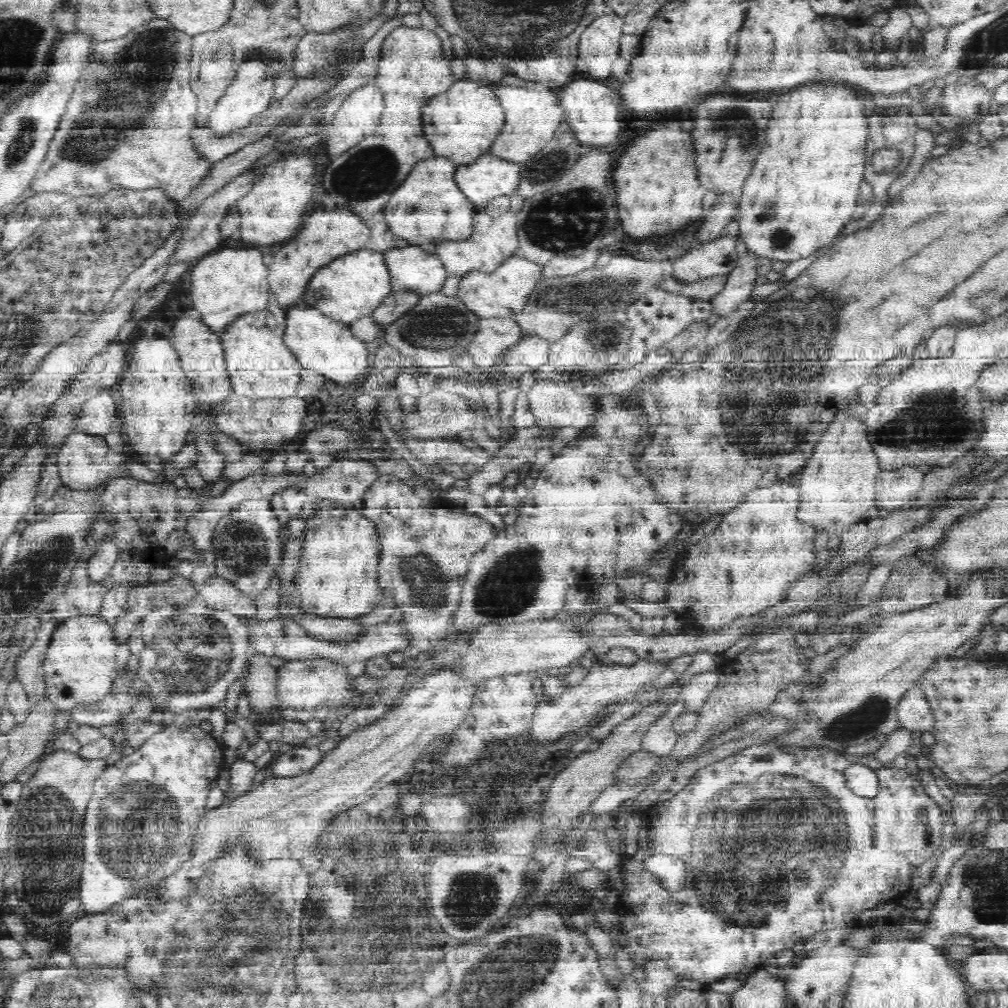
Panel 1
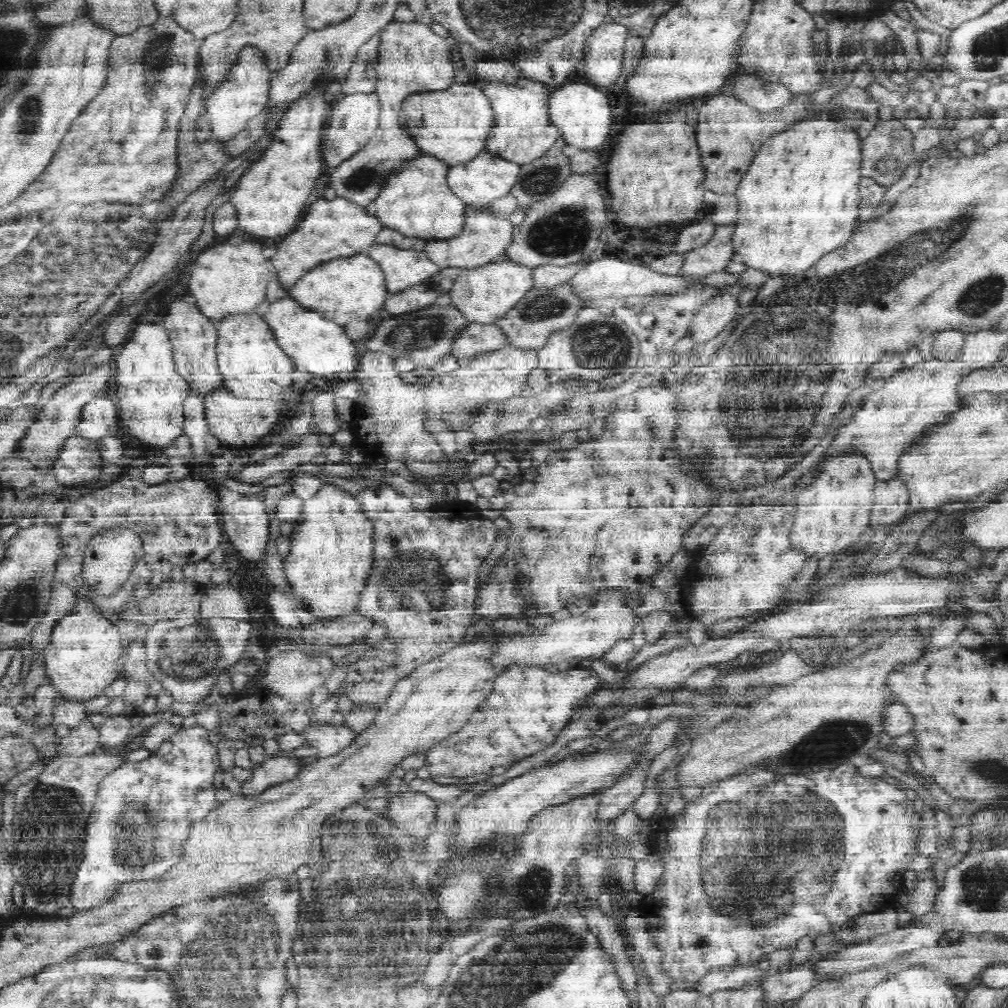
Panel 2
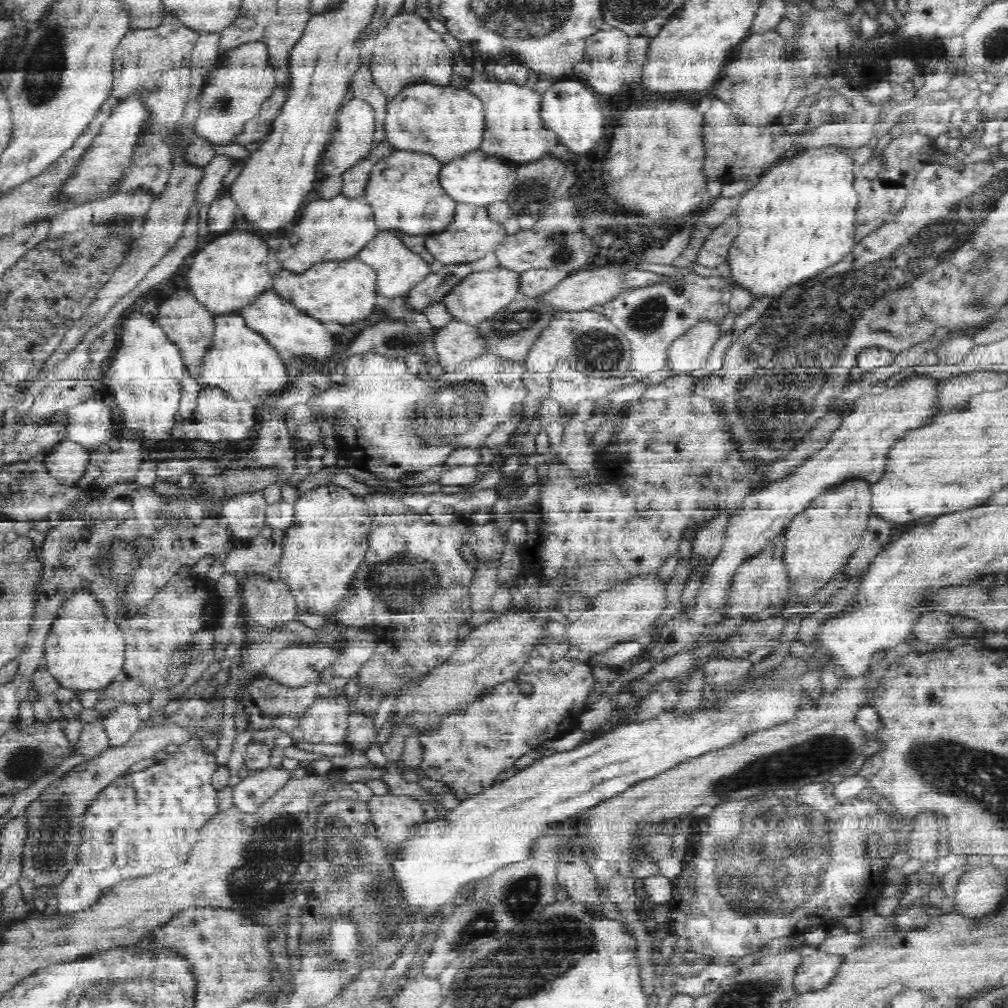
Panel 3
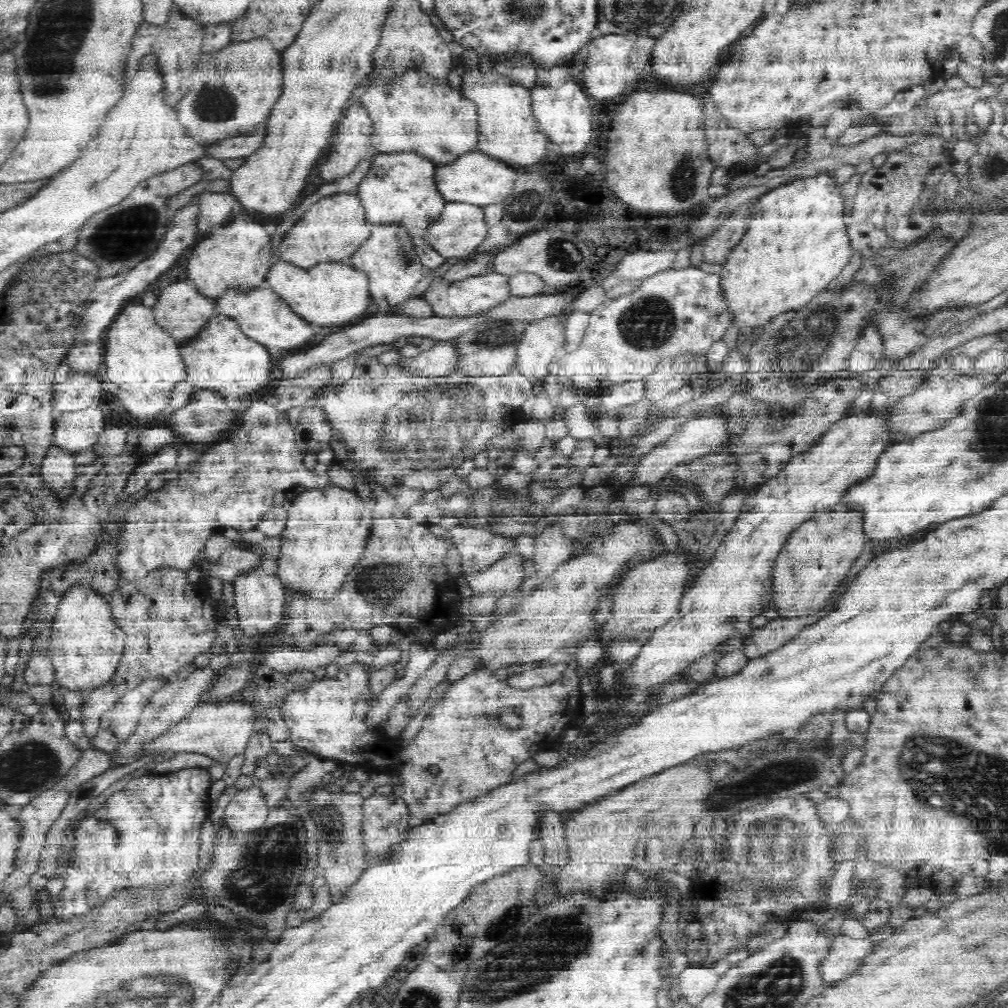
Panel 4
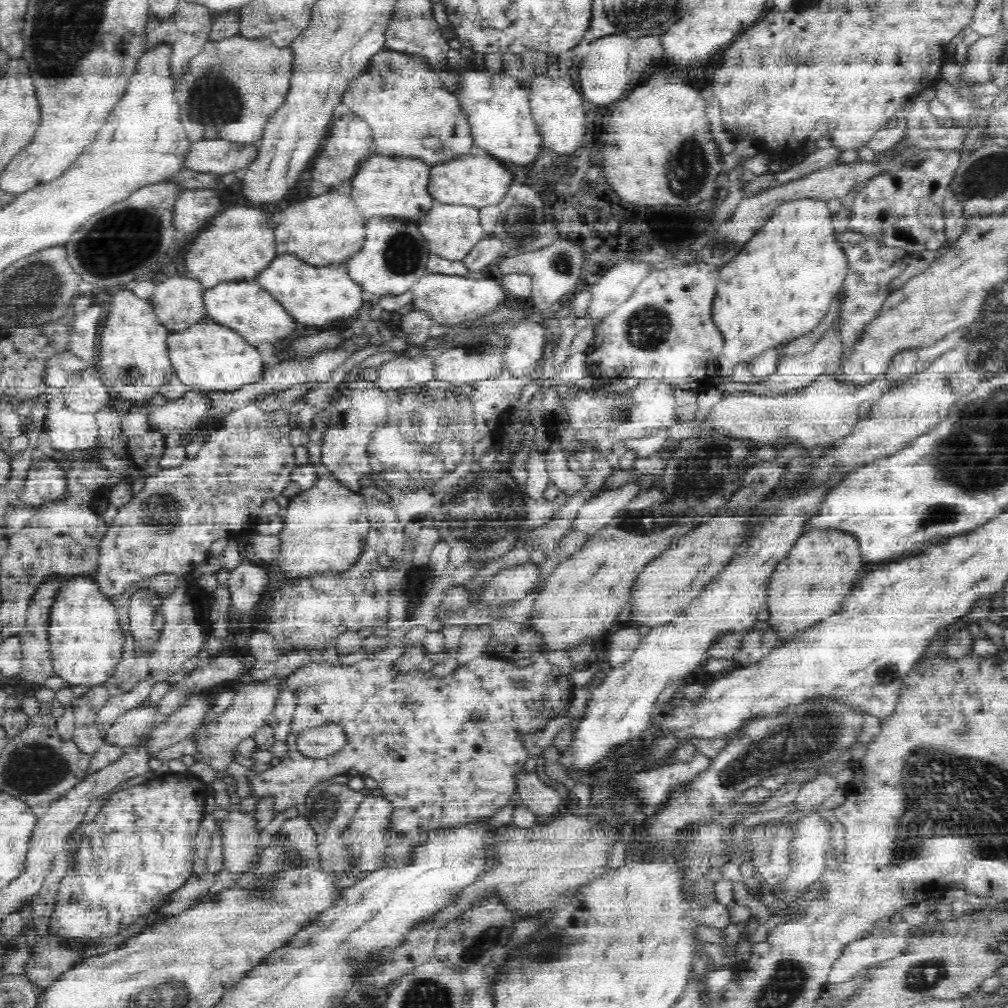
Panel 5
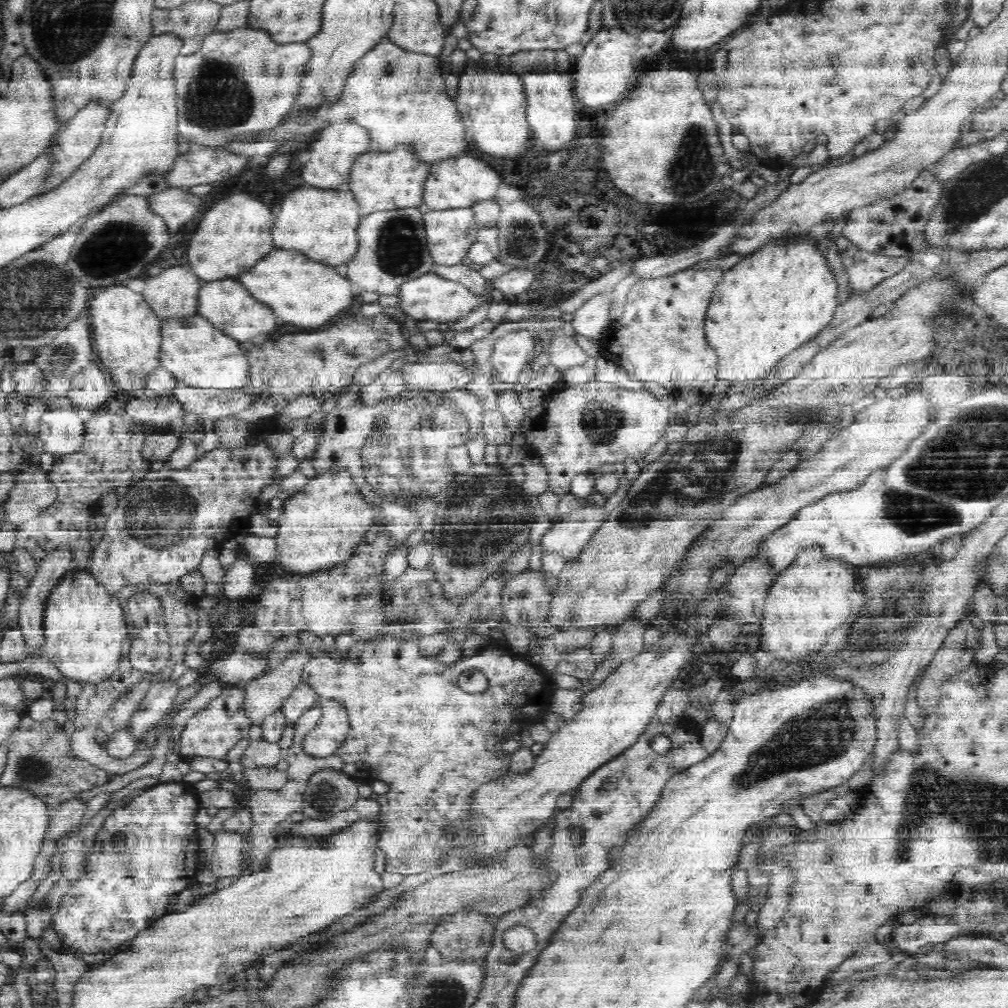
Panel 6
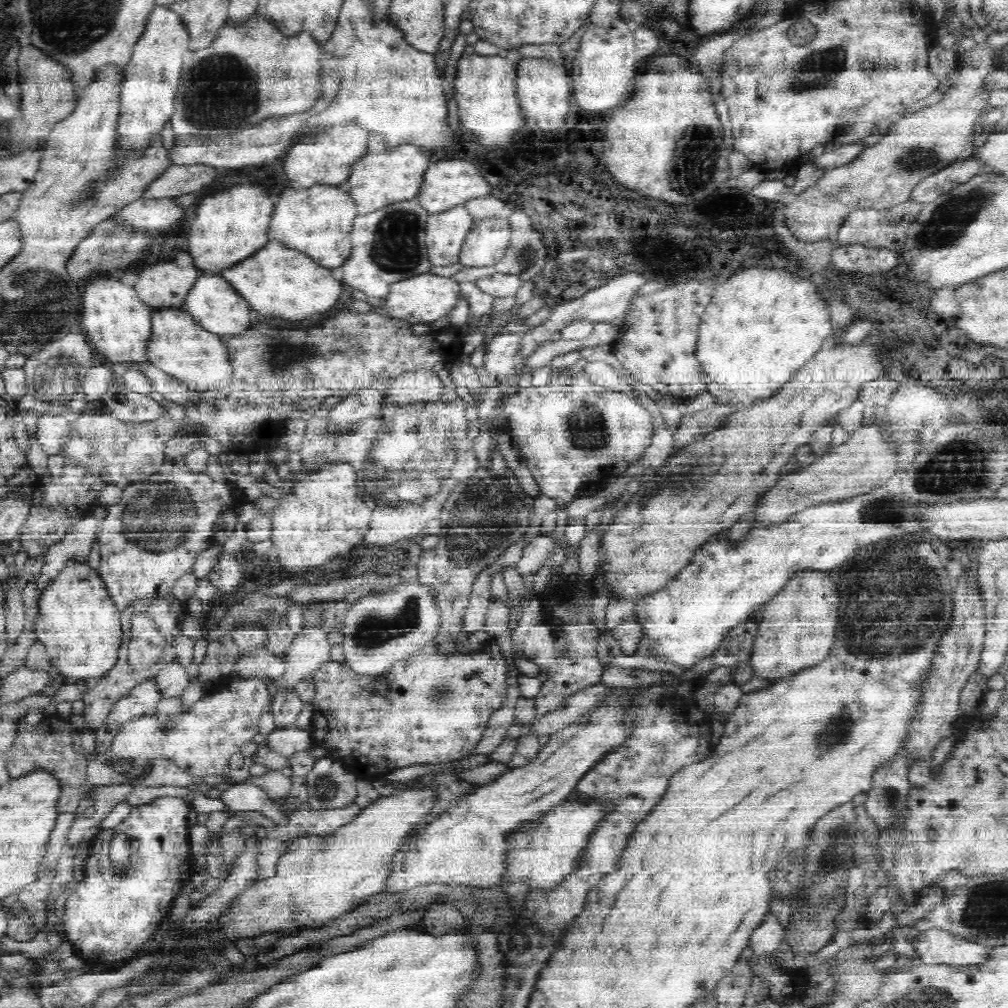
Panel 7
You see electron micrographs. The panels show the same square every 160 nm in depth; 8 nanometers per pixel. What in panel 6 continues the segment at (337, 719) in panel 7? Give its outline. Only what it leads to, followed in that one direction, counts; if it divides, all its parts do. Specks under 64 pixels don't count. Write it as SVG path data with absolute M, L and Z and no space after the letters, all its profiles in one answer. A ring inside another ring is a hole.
M376 638L375 640L366 640L364 642L358 641L355 645L352 645L345 654L345 661L342 663L337 662L331 657L322 655L311 656L306 664L302 666L302 674L300 678L304 683L311 686L322 699L328 699L330 701L336 701L346 709L349 716L350 734L346 738L346 742L332 755L326 758L312 757L302 749L300 749L301 739L310 732L314 726L318 724L320 719L320 708L316 704L310 707L302 716L295 722L294 729L294 743L286 750L285 758L288 761L288 769L284 772L286 775L286 784L280 786L280 788L249 788L250 796L248 796L248 807L251 810L253 818L252 828L248 831L247 840L251 844L249 858L251 858L251 868L253 871L258 871L265 867L266 858L270 854L271 850L274 850L274 846L277 845L277 838L282 833L281 824L292 814L292 812L302 811L303 807L303 794L308 786L310 777L313 774L320 773L325 770L333 770L345 775L348 775L355 782L360 784L361 782L371 782L374 780L382 780L388 791L385 794L381 794L377 798L377 801L381 804L381 813L378 820L378 835L377 846L386 854L385 856L385 870L388 872L397 872L398 874L420 874L420 872L428 872L432 868L436 868L442 864L446 858L446 852L450 848L458 847L461 840L461 830L470 829L476 825L477 822L477 794L480 788L485 788L486 785L490 785L493 781L501 779L502 781L508 776L508 766L510 764L510 756L505 755L502 752L501 746L506 739L506 734L510 730L512 724L516 722L522 726L530 727L533 723L544 722L544 716L551 712L550 697L554 692L554 685L552 683L552 677L539 665L535 665L528 662L525 657L516 656L506 648L493 648L483 651L478 654L474 653L472 656L464 657L455 663L444 665L435 661L433 657L422 657L418 653L418 647L416 647L416 640L401 640L400 638ZM466 670L480 670L488 680L487 689L483 692L468 693L462 690L458 686L458 678L462 676L462 672Z

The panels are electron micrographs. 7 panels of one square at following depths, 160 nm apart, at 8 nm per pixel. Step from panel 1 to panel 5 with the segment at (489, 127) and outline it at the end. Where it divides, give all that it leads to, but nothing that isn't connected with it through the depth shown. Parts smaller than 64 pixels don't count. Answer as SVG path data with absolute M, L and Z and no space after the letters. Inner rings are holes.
M384 48L373 58L369 69L349 86L343 103L353 114L362 116L370 124L374 138L373 148L376 148L375 151L380 156L416 156L433 166L450 160L450 156L470 154L470 150L474 148L471 124L466 120L464 112L458 108L458 104L462 104L461 100L458 99L458 95L443 86L439 73L432 70L422 58L395 53Z

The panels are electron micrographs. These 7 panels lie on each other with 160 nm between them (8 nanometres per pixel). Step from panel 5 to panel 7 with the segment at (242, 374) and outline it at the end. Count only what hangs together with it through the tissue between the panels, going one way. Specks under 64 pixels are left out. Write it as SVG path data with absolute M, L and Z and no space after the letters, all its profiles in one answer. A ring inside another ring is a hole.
M162 309L153 313L153 340L149 360L163 373L171 374L192 390L209 391L227 387L234 378L230 353L222 338L206 330L184 309Z

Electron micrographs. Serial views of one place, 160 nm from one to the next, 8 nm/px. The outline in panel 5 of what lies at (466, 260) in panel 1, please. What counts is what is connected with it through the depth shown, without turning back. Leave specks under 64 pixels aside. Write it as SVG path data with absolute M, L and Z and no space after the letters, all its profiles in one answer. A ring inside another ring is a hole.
M434 203L433 209L424 220L417 223L420 234L426 239L429 252L450 260L462 260L482 239L488 236L480 222L481 209L475 206Z

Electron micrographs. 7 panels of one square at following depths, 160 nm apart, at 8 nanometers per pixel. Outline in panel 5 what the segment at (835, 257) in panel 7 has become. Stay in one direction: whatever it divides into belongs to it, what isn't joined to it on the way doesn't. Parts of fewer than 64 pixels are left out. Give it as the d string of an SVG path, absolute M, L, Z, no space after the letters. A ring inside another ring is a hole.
M848 228L839 234L841 245L849 258L849 266L842 286L842 293L845 294L840 310L840 325L842 333L842 358L848 360L856 350L860 341L865 335L865 328L878 318L886 300L896 290L892 290L892 282L904 272L912 258L908 250L896 246L888 246L883 240L868 236Z

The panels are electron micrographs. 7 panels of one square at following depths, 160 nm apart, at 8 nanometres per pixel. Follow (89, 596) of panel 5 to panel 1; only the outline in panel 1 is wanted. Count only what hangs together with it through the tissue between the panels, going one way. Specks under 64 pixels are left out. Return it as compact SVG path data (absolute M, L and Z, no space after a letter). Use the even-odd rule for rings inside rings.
M97 614L72 617L60 624L42 663L47 699L58 712L93 705L111 692L119 672L116 648L112 628Z

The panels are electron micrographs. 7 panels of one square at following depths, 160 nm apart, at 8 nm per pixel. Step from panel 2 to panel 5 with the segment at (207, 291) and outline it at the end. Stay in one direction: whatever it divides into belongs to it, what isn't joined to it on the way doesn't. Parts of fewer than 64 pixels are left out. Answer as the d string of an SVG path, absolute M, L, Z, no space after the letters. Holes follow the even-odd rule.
M232 204L218 213L216 220L206 226L191 244L185 256L186 270L192 272L206 290L225 282L254 281L264 270L264 266L268 268L270 262L276 258L274 236L275 229L268 228L268 216L264 212L246 208L246 204ZM260 248L266 250L266 260L260 256L260 252L252 252Z

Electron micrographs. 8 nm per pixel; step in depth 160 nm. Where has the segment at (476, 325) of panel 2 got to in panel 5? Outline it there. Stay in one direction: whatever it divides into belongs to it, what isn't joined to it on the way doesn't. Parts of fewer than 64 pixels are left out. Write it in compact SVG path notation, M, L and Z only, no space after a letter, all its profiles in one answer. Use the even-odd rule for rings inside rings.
M397 357L380 365L377 383L380 387L402 388L436 380L437 357Z

